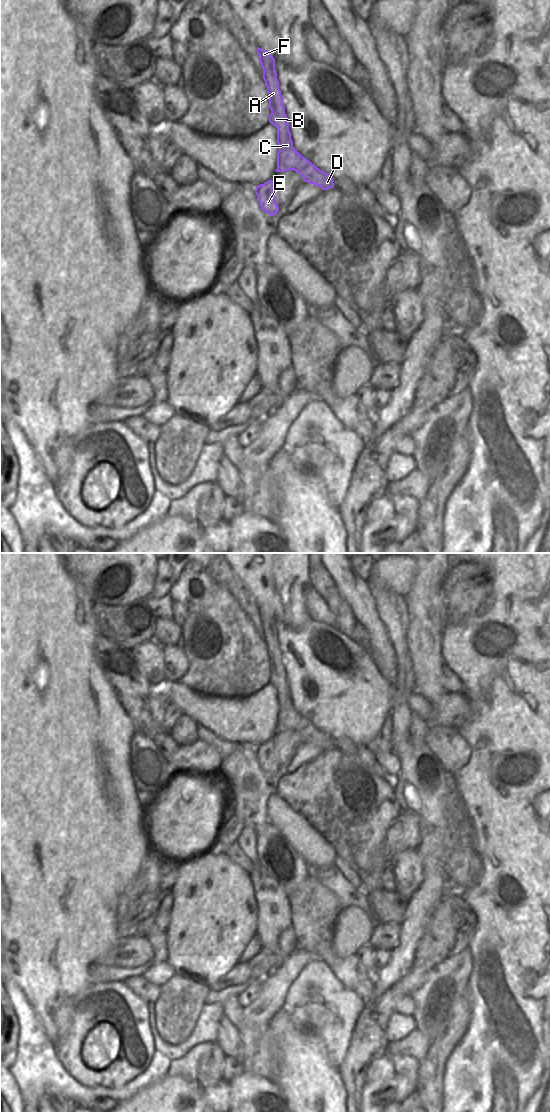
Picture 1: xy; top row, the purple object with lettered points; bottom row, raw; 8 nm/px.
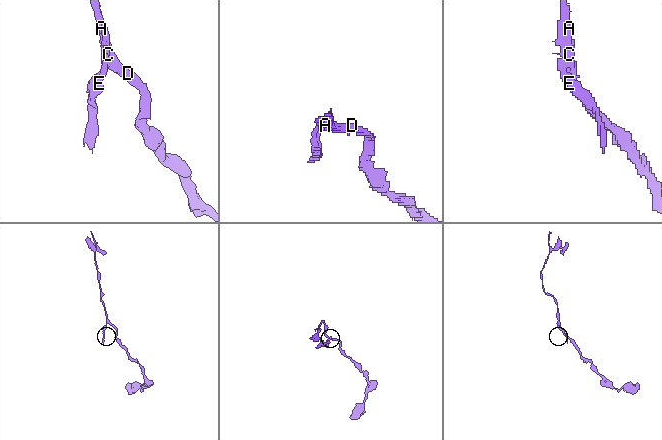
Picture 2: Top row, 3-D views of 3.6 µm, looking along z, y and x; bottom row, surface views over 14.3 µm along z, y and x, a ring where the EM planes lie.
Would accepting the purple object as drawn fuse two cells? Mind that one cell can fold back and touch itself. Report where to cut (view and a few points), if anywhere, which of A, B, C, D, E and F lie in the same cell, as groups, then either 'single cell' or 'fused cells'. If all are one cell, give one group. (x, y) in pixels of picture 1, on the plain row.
cut in xy along (287, 682), (283, 688), (277, 688); A B E F / C D; fused cells

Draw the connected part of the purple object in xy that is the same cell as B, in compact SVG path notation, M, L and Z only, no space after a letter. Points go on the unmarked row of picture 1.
M257 607L257 613L263 629L262 638L265 641L267 653L269 655L269 668L271 670L269 682L276 688L284 689L288 682L285 667L283 665L283 657L279 649L277 633L275 631L275 619L268 610L262 610Z

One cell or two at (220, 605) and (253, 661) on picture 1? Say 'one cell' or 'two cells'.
one cell

